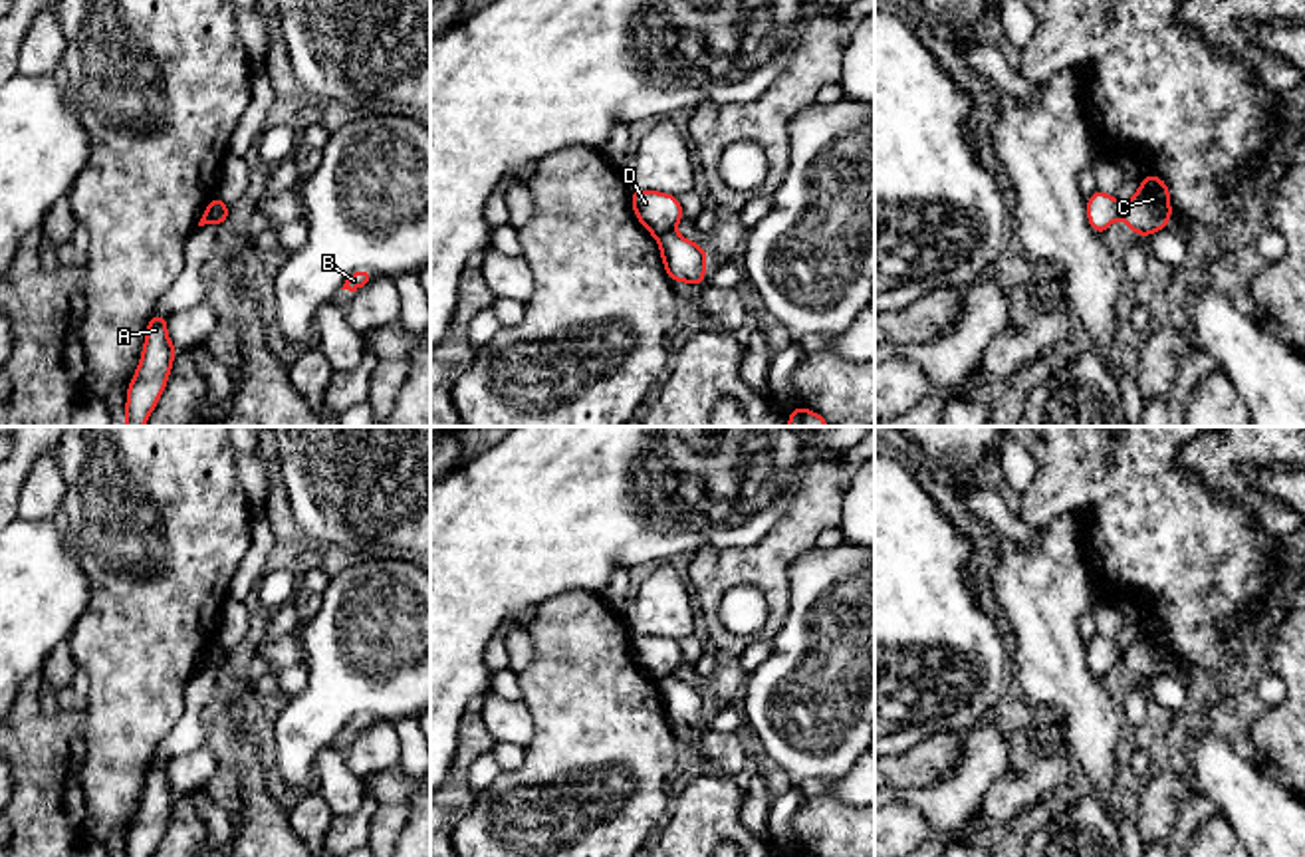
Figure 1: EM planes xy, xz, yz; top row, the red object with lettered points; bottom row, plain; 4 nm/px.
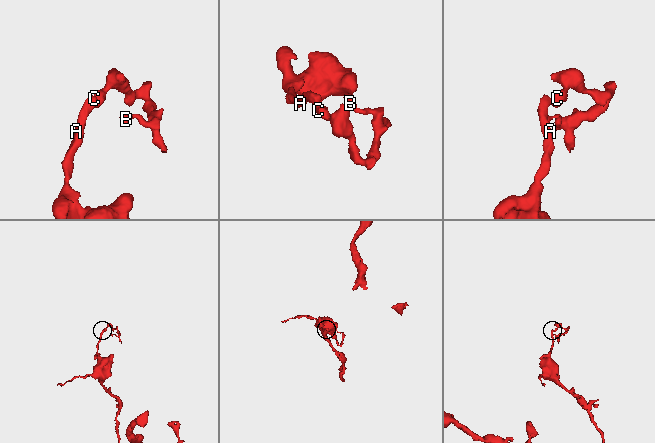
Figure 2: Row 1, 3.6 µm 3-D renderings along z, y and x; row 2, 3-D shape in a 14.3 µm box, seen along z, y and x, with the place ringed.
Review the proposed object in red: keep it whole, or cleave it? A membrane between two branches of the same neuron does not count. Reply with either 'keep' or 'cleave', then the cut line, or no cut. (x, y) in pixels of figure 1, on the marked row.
cleave | xz (671, 229), (657, 237)

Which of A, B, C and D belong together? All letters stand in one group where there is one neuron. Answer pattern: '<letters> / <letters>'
A D / B C

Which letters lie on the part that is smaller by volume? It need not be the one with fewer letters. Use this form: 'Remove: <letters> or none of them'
Remove: B, C

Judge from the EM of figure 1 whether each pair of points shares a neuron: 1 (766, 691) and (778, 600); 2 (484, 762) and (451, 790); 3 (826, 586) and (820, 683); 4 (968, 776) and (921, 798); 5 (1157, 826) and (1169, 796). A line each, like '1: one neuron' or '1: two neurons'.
1: two neurons
2: two neurons
3: one neuron
4: one neuron
5: one neuron

